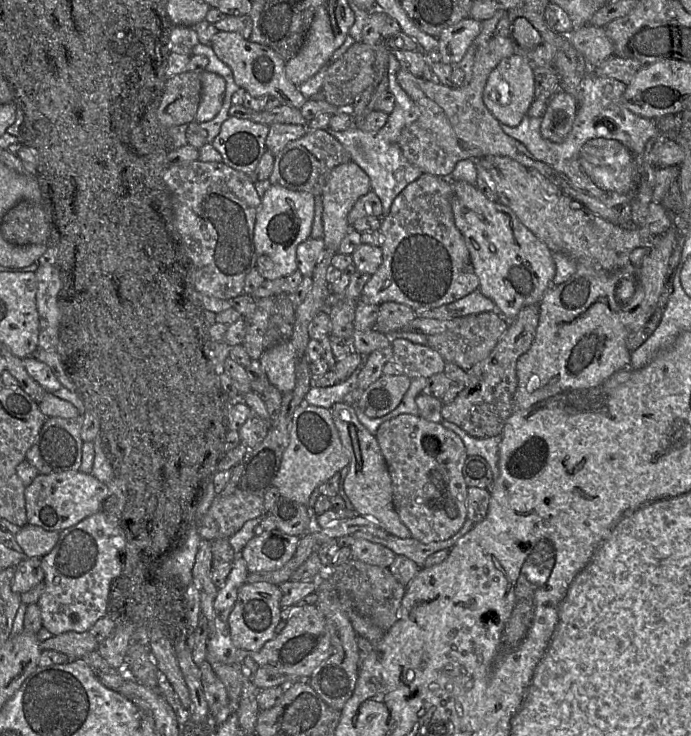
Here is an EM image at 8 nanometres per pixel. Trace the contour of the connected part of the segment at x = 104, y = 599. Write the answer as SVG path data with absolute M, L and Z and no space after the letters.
M105 511L87 517L59 533L55 547L41 558L45 589L37 602L41 612L42 625L53 636L65 632L87 632L97 620L107 616L110 587L123 569L123 556L125 556L125 533L120 517Z

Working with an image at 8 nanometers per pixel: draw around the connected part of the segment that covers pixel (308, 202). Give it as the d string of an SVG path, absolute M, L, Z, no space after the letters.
M271 185L261 199L254 227L256 269L265 280L286 278L297 270L296 250L310 238L314 217L314 197L309 192L297 192L280 185Z

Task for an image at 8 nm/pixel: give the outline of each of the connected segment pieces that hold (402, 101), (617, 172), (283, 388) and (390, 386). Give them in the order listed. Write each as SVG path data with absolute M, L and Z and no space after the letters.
M390 52L388 58L388 92L395 97L395 107L389 114L386 124L376 134L363 132L357 127L351 127L344 131L327 129L346 149L351 161L356 163L368 175L371 190L375 192L381 201L383 217L388 215L393 201L402 190L423 174L420 169L408 161L398 143L402 129L420 116L419 106L400 86L397 80L397 72L400 69L399 61L393 52Z
M590 67L581 81L581 101L573 127L567 138L556 143L541 135L542 117L530 117L527 114L515 127L501 124L502 130L523 143L533 156L564 174L570 182L609 207L630 203L637 195L642 178L643 154L647 141L658 133L653 120L632 113L623 103L622 96L626 85L613 78L597 76Z
M291 340L266 350L259 360L269 382L282 394L295 388L296 352Z
M382 375L364 390L356 406L369 418L379 418L393 411L410 387L411 379L403 375Z

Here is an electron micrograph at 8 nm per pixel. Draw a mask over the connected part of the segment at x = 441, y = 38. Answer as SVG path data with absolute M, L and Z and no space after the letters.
M467 17L443 30L438 36L438 59L449 64L461 61L481 27L482 21Z

